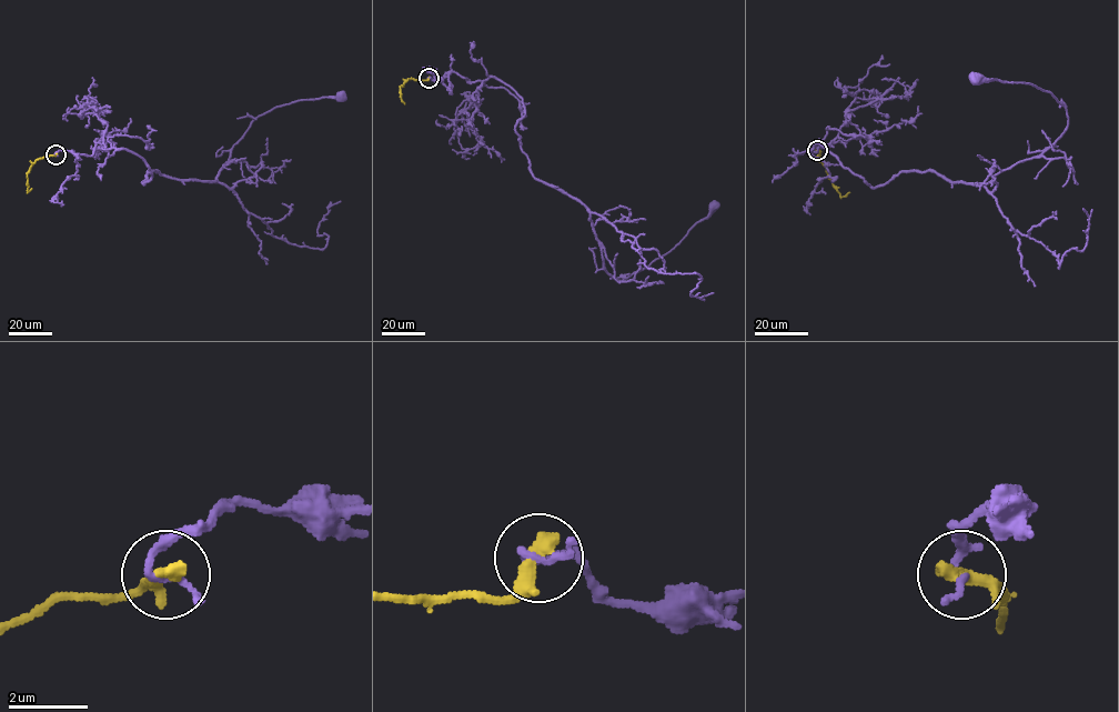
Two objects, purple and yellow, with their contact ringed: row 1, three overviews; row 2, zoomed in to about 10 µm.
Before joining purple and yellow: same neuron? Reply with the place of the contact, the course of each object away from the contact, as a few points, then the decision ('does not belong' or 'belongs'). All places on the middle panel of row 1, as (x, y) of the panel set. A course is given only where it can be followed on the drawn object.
place (429, 78); course purple (429, 78), (496, 77), (522, 99), (515, 131), (530, 172), (586, 208), (617, 280), (713, 206); course yellow (429, 78), (407, 79), (400, 87), (404, 103); does not belong

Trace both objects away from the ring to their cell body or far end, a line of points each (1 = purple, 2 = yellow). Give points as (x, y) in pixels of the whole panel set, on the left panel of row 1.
1: (56, 154), (127, 149), (151, 172), (143, 184), (154, 171), (217, 181), (230, 149), (260, 114), (340, 96)
2: (56, 154), (37, 159), (29, 168), (27, 191), (31, 188)

